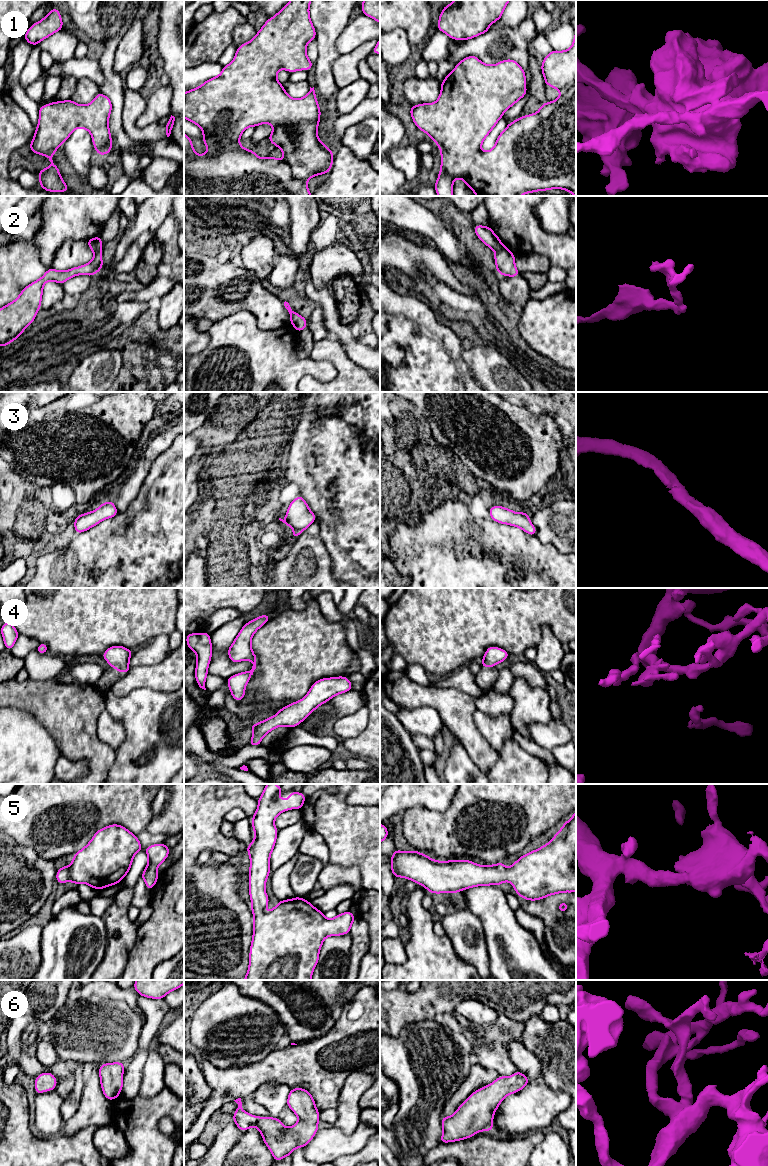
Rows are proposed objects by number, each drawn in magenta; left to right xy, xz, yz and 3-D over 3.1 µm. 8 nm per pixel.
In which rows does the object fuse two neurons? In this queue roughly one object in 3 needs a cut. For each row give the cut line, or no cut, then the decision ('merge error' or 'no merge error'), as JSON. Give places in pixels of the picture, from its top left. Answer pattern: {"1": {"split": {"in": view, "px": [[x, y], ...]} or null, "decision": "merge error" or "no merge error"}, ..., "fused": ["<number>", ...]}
{"1": {"split": null, "decision": "no merge error"}, "2": {"split": {"in": "yz", "px": [[503, 245], [496, 252]]}, "decision": "merge error"}, "3": {"split": null, "decision": "no merge error"}, "4": {"split": null, "decision": "no merge error"}, "5": {"split": null, "decision": "no merge error"}, "6": {"split": null, "decision": "no merge error"}, "fused": ["2"]}

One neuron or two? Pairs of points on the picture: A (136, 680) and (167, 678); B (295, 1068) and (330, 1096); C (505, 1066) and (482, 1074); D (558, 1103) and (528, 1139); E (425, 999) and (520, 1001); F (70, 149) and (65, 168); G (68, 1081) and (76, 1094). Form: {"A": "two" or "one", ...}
{"A": "one", "B": "one", "C": "two", "D": "two", "E": "one", "F": "two", "G": "two"}

